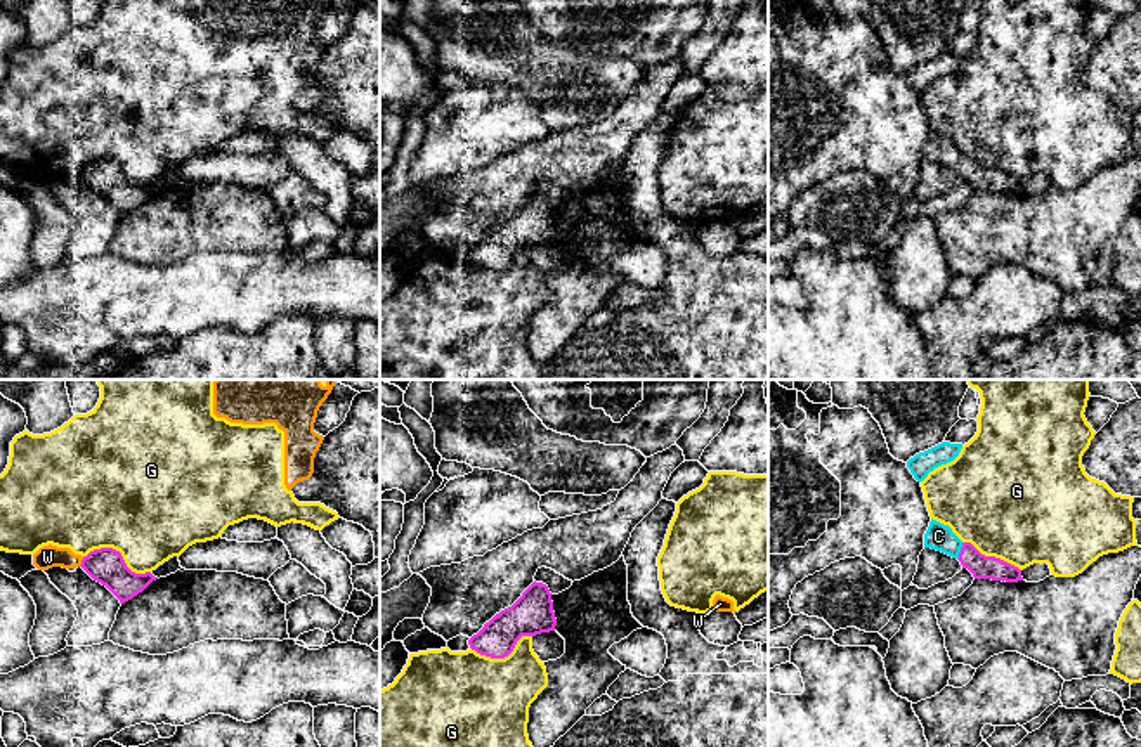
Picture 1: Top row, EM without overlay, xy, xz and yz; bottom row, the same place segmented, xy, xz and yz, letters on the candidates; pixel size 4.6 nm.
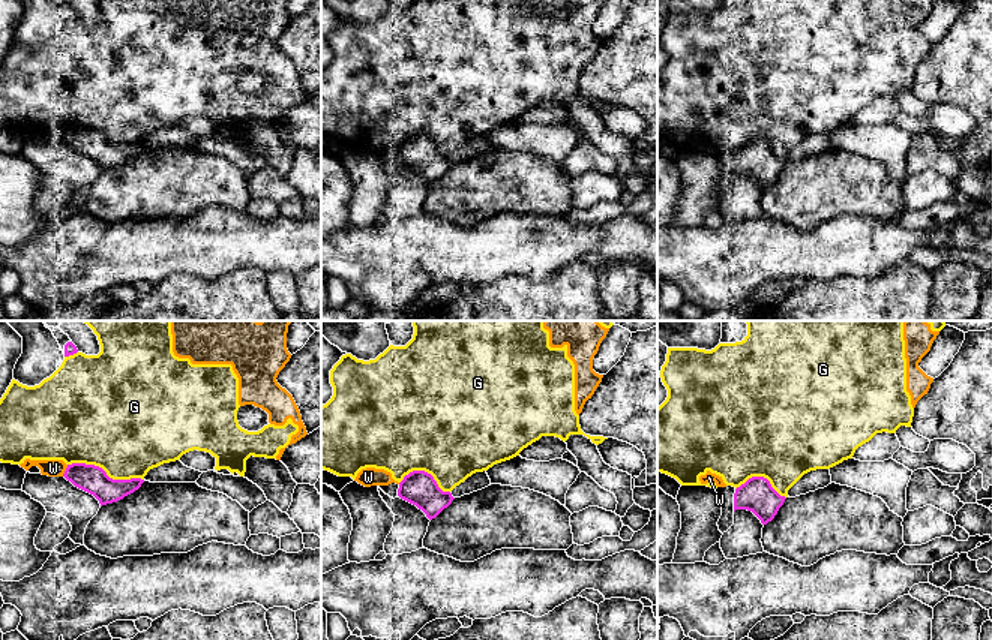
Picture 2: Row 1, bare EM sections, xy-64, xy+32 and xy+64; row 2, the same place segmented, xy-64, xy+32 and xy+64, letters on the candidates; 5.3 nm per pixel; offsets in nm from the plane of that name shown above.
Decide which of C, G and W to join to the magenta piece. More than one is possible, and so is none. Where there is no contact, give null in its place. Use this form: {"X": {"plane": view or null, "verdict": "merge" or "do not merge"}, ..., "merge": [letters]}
{"C": {"plane": "yz", "verdict": "merge"}, "G": {"plane": "xy", "verdict": "do not merge"}, "W": {"plane": "xy", "verdict": "do not merge"}, "merge": ["C"]}

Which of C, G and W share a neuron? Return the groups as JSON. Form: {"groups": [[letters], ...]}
{"groups": [["C"], ["G", "W"]]}

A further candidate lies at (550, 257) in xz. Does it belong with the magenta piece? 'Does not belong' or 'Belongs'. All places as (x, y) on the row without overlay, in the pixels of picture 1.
Does not belong

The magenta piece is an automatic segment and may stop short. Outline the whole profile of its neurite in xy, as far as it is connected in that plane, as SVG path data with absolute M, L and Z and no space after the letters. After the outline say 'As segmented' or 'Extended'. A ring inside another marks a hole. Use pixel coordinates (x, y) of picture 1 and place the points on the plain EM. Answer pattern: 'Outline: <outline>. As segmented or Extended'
Outline: M101 159L83 168L80 177L94 192L106 198L120 215L125 215L142 205L154 189L151 184L132 184L121 165L113 159Z. As segmented

